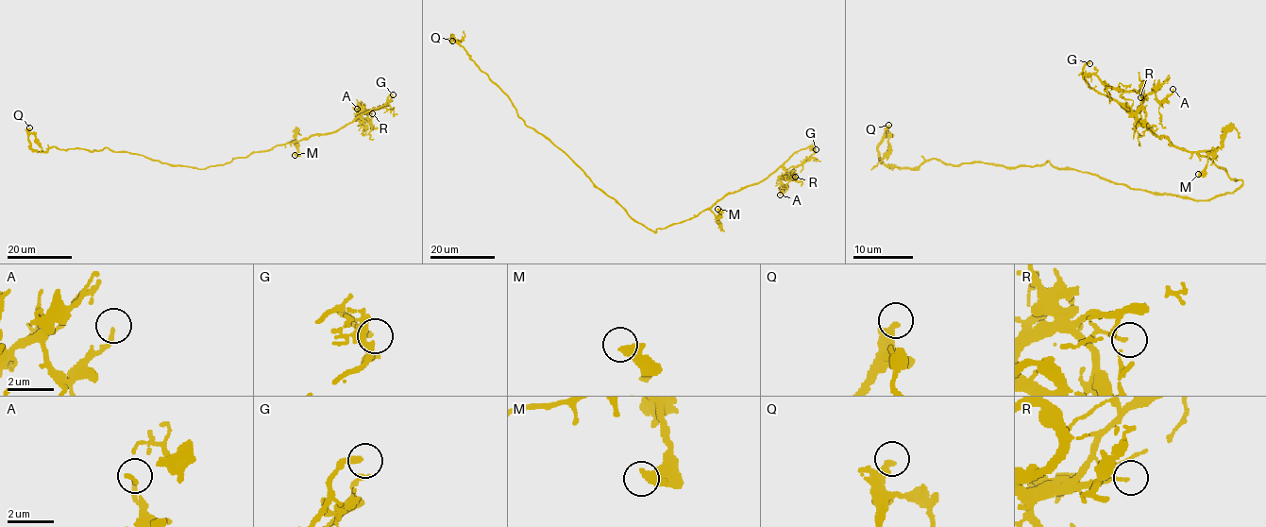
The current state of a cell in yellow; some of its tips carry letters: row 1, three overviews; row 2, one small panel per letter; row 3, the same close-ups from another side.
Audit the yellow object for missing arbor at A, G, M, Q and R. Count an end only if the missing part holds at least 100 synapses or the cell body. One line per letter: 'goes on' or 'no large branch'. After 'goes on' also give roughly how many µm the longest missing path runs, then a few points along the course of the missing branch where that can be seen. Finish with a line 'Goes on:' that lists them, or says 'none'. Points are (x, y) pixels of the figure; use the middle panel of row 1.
A: no large branch
G: goes on; about 30 µm are missing
M: no large branch
Q: no large branch
R: no large branch
Goes on: G

